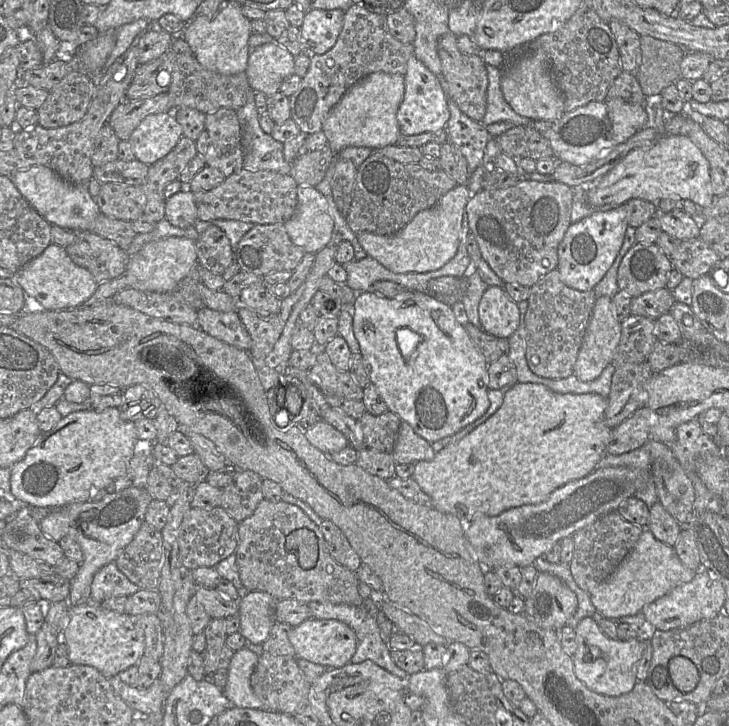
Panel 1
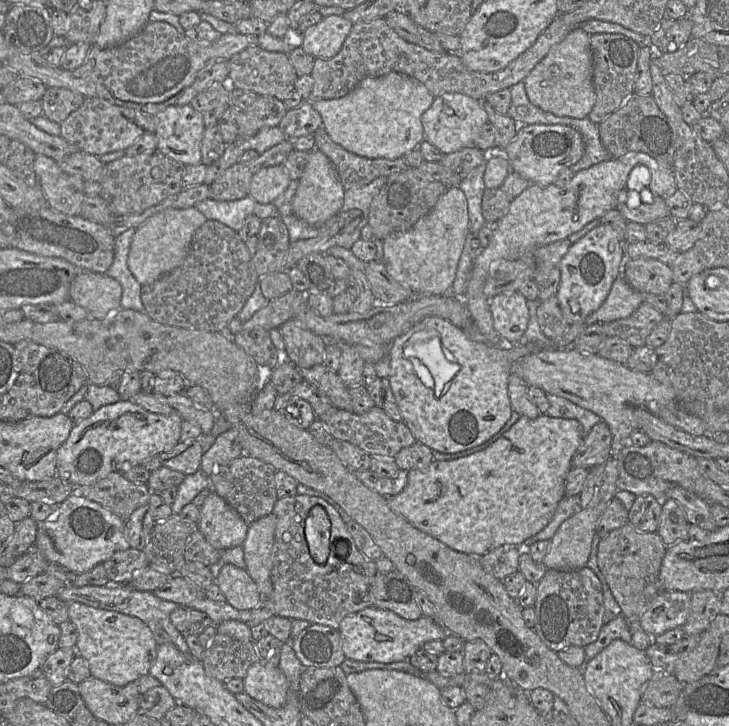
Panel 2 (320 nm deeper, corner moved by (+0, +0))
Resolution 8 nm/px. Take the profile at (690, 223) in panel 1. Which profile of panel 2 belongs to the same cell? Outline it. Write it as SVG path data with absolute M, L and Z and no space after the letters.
M627 190L621 191L615 209L629 222L636 222L645 226L670 215L665 199L662 197L654 196L652 202L643 202L641 199L641 204L638 207L628 208L625 205L626 194Z

